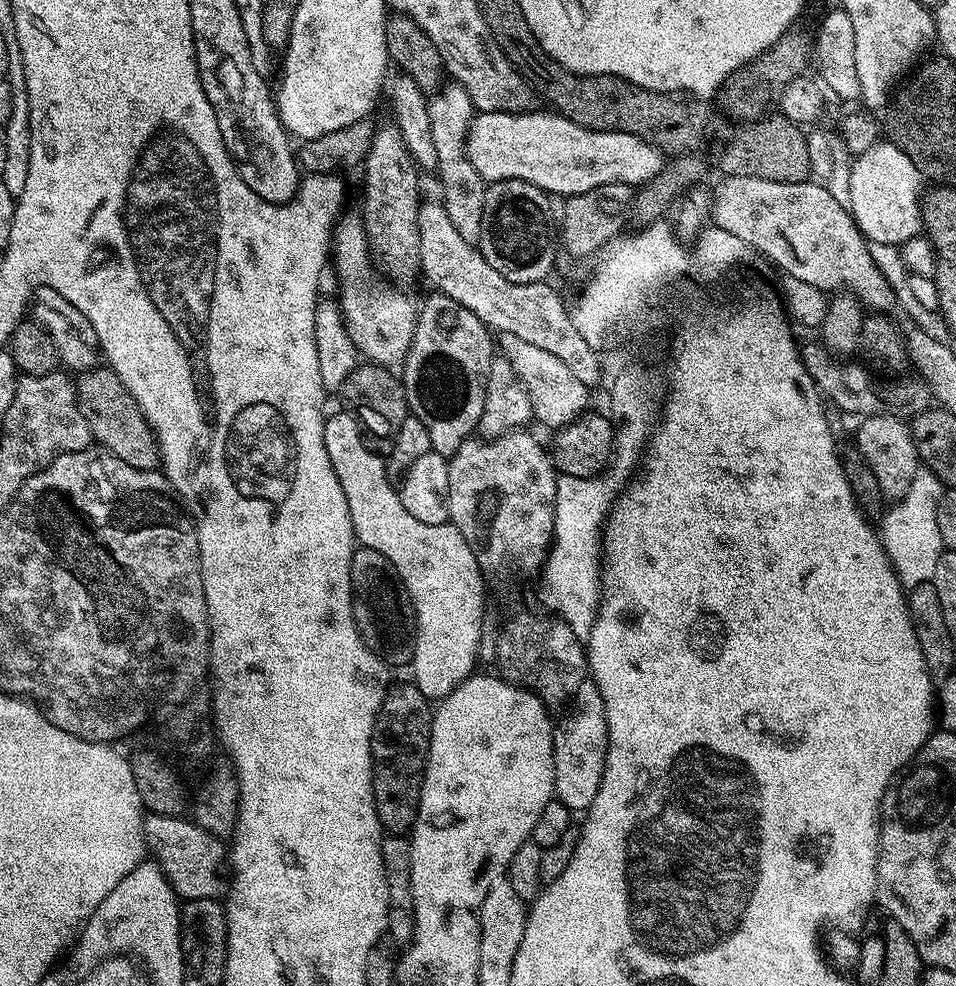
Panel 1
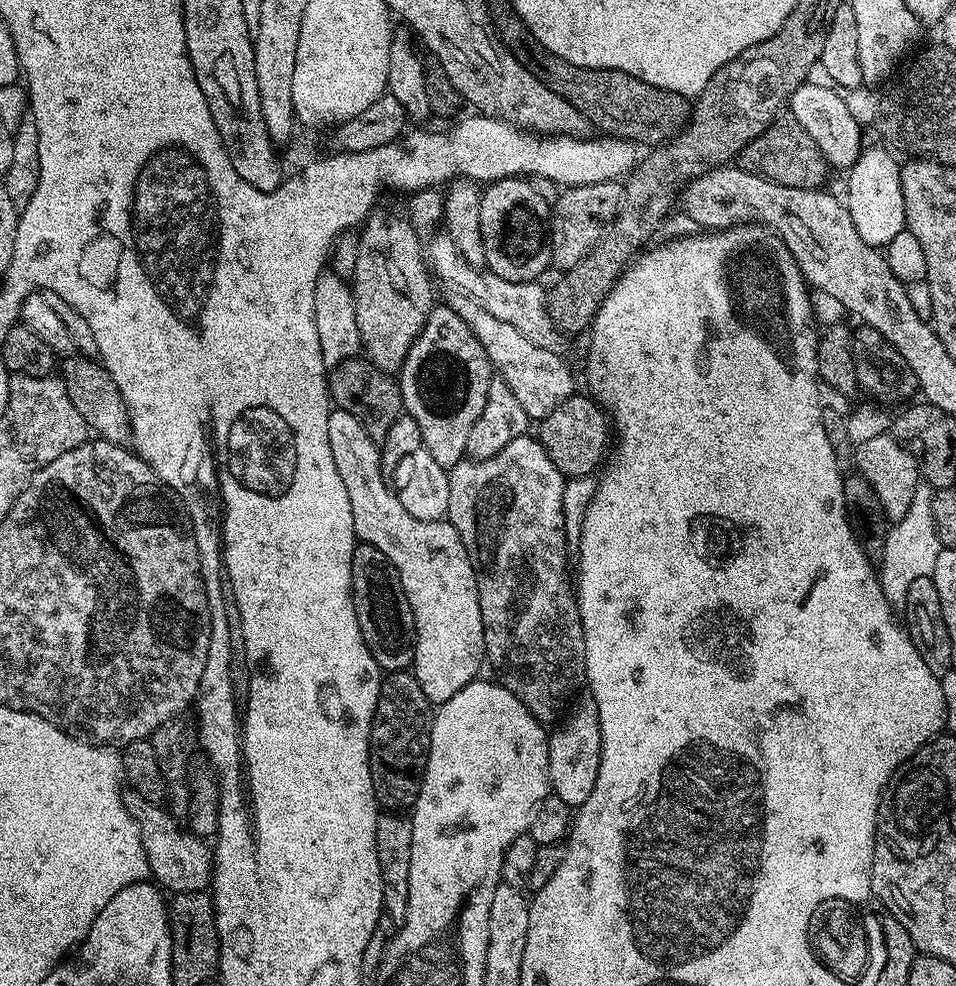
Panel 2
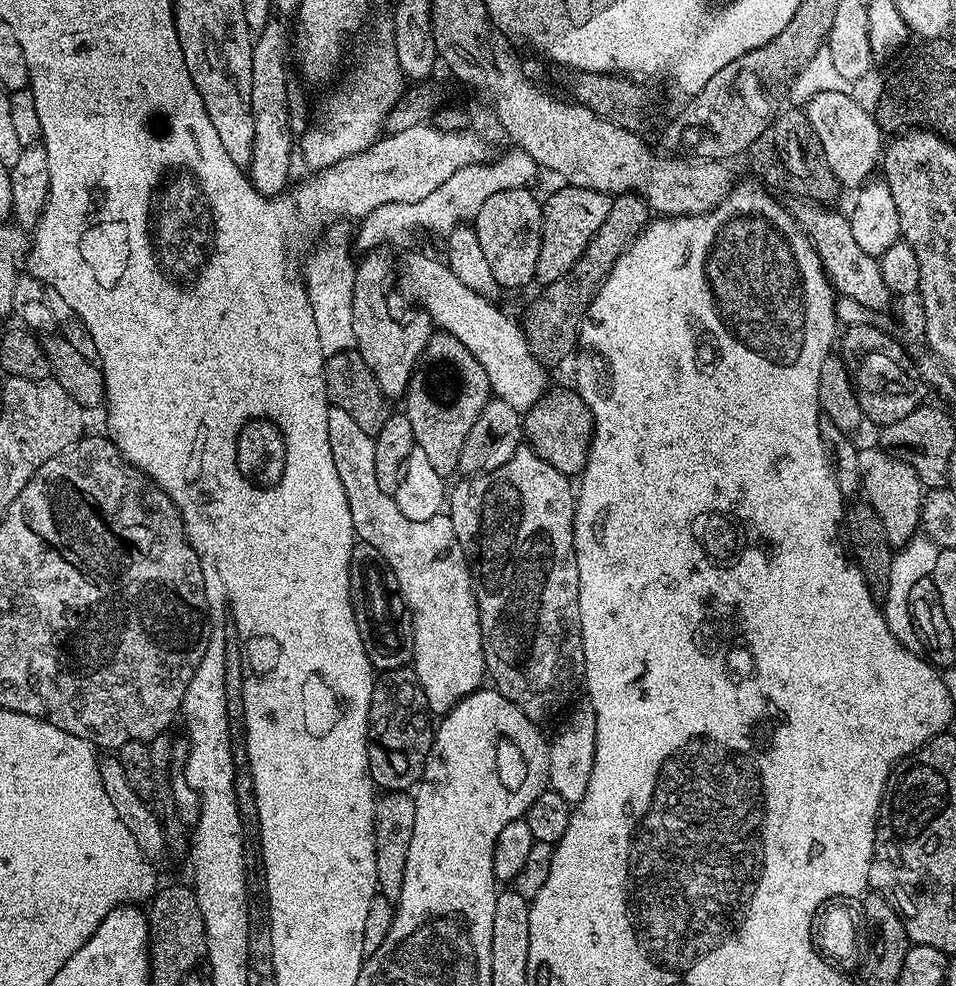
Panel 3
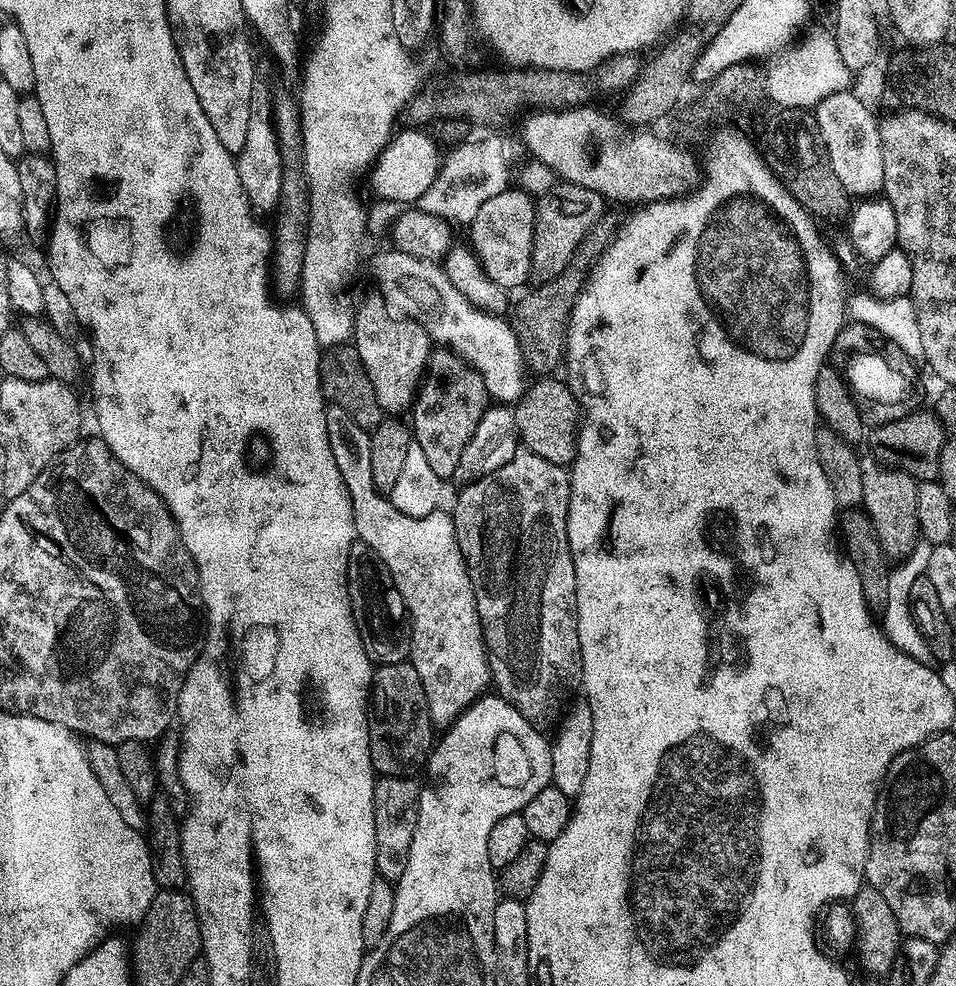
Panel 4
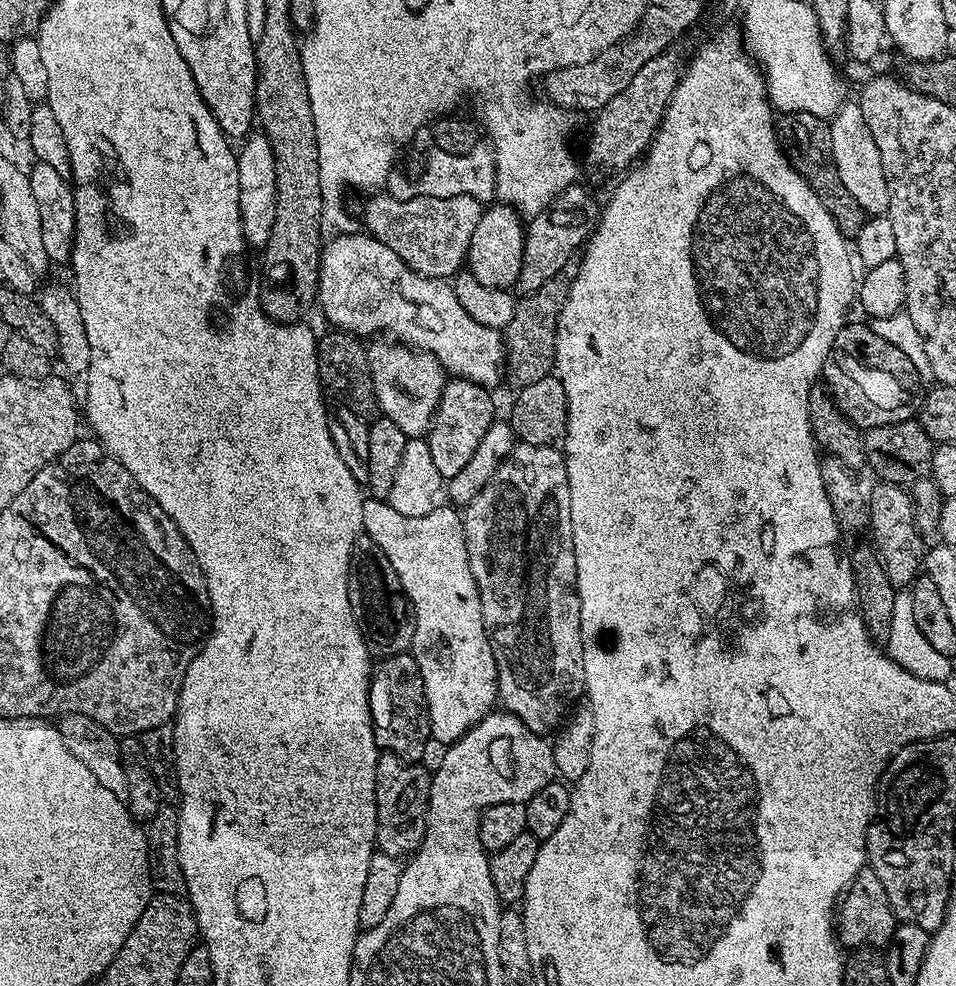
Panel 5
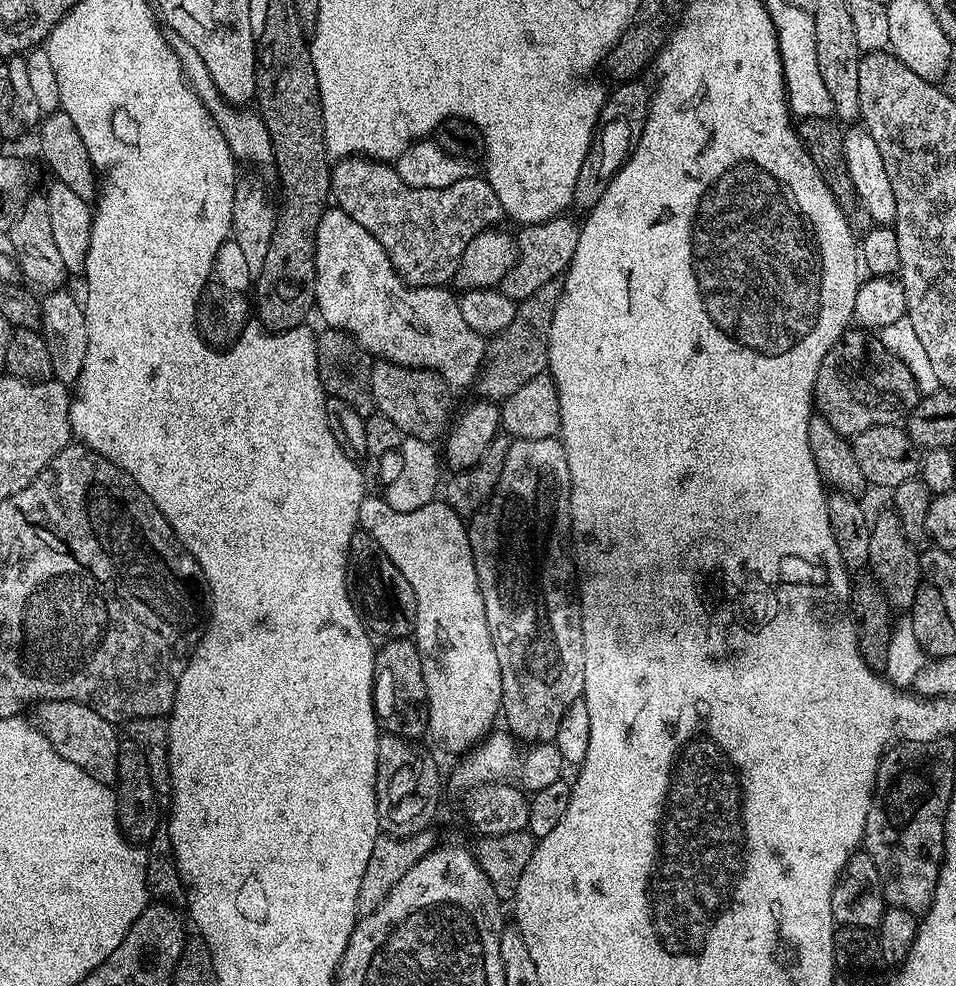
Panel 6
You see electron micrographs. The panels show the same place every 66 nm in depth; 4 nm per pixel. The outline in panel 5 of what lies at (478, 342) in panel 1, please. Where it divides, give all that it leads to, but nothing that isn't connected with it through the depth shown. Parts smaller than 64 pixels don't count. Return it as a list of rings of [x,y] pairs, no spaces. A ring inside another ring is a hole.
[[[452,378],[445,383],[442,398],[432,419],[432,427],[426,433],[434,466],[445,482],[452,480],[454,474],[460,473],[466,462],[470,462],[470,457],[474,455],[474,450],[478,450],[486,430],[490,430],[497,419],[496,404],[492,401],[492,396],[489,389],[469,380]]]

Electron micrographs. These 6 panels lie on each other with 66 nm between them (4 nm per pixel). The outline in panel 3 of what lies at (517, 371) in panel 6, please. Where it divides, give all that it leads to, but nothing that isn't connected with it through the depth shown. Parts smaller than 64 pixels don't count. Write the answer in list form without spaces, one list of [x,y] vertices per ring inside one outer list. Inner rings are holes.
[[[624,193],[615,197],[610,206],[610,214],[606,214],[606,222],[598,226],[594,238],[588,243],[588,249],[576,263],[575,268],[558,282],[543,285],[539,289],[540,293],[529,302],[528,309],[524,312],[524,320],[522,319],[522,327],[530,350],[541,364],[553,366],[552,364],[558,363],[559,360],[564,360],[567,356],[569,359],[573,355],[578,344],[576,311],[579,308],[581,311],[585,301],[608,277],[608,271],[612,269],[612,263],[616,261],[616,257],[625,251],[649,220],[650,209],[647,201],[639,193]]]

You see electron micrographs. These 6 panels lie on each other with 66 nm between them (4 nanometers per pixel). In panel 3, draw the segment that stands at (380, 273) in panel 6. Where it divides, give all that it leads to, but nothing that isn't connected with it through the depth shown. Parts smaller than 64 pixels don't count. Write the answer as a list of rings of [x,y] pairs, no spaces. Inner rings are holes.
[[[408,256],[404,265],[398,268],[398,284],[404,287],[408,296],[417,300],[419,307],[437,329],[449,332],[486,370],[486,378],[490,378],[492,396],[504,400],[510,406],[527,410],[540,400],[549,387],[549,369],[537,360],[530,350],[528,340],[524,337],[524,329],[503,312],[499,303],[474,294],[448,268],[443,259],[435,260],[432,256]]]

